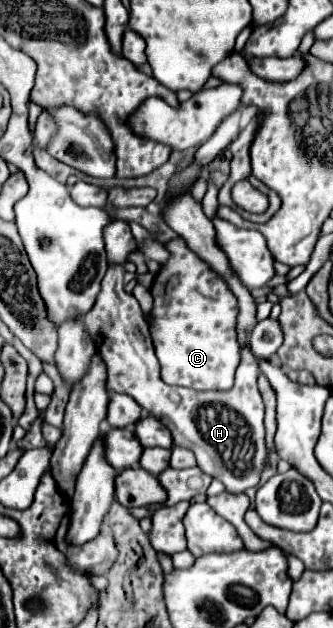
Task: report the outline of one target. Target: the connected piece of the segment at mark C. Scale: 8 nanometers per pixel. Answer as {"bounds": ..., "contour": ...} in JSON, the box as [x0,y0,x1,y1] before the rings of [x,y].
{"bounds":[144,237,240,391],"contour":[[[182,237],[166,241],[164,247],[170,257],[160,265],[150,287],[154,303],[144,317],[162,365],[162,381],[196,391],[232,389],[234,371],[240,361],[240,343],[236,335],[238,299],[230,293],[228,283],[188,249]]]}

